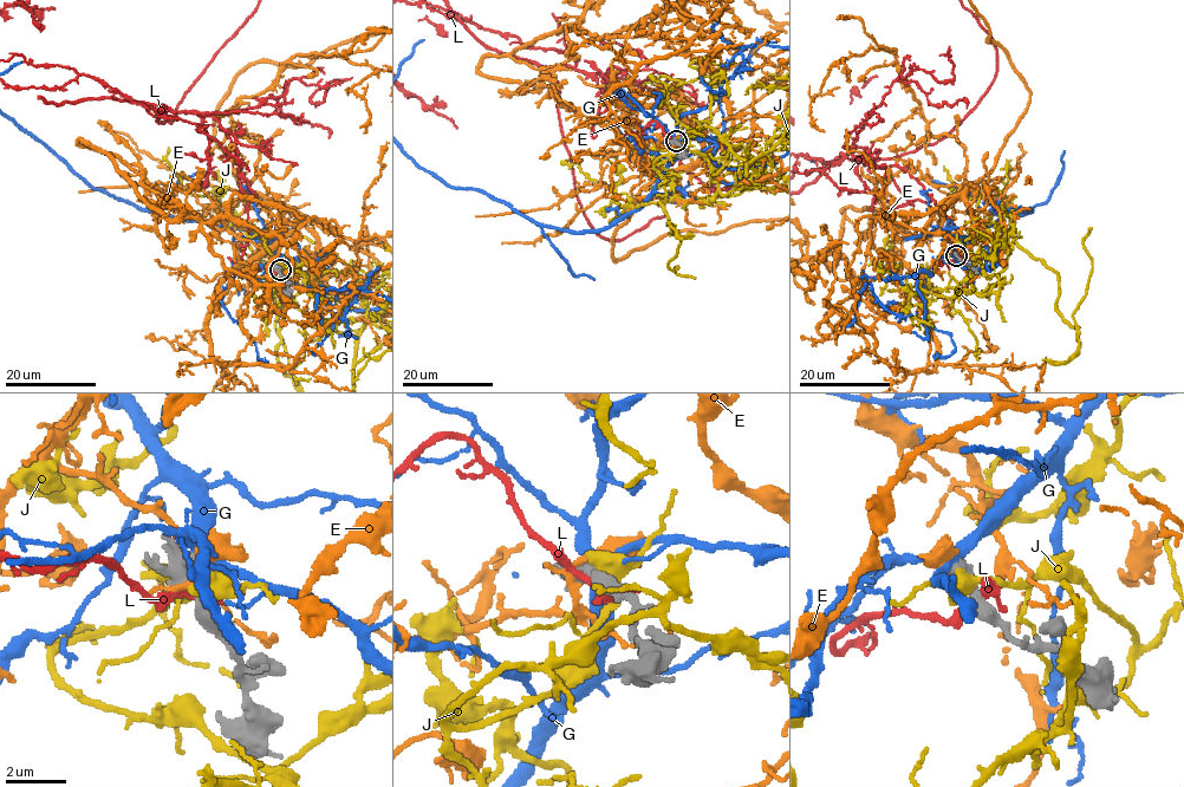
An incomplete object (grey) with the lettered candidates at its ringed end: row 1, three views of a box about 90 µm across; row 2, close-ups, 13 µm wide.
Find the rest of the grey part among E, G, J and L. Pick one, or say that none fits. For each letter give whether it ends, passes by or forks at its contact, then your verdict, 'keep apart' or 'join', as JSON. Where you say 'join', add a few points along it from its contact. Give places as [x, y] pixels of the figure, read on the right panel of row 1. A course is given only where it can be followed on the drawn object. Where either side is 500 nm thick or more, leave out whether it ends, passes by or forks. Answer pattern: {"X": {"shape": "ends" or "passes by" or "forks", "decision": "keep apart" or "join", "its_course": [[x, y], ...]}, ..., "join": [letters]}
{"E": {"shape": "passes by", "decision": "keep apart"}, "G": {"shape": "forks", "decision": "keep apart"}, "J": {"decision": "join"}, "L": {"shape": "forks", "decision": "keep apart"}, "join": ["J"]}

